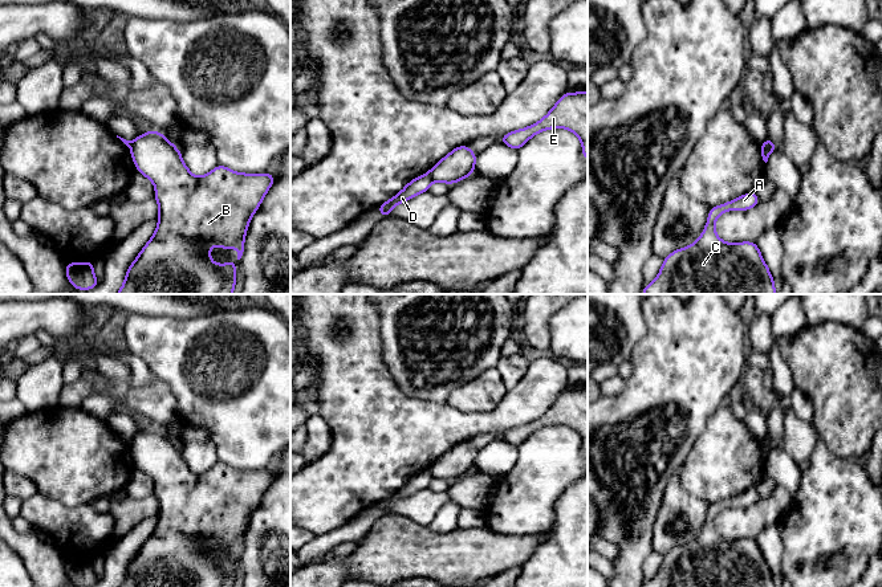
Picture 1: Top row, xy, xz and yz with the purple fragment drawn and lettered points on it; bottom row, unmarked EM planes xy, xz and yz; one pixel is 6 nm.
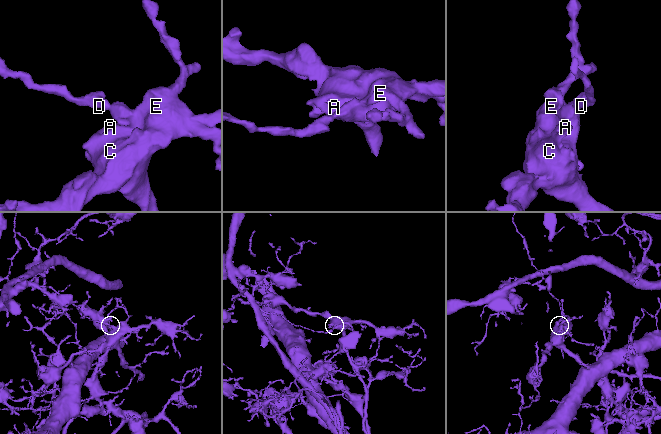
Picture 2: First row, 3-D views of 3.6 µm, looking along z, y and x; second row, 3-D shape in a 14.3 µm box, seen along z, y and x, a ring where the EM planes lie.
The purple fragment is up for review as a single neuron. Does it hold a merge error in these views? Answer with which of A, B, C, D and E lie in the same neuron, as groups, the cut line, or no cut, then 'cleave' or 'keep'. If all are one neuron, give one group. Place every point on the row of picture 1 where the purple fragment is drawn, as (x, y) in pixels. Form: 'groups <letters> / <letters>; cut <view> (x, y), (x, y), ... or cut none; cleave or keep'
groups A B C E / D; cut xz (427, 174), (433, 179); cleave

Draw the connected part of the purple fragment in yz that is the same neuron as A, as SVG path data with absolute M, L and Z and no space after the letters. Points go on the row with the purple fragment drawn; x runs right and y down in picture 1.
M757 193L710 208L696 242L676 249L642 294L776 294L775 281L756 242L728 244L715 233L715 221L727 211L748 211L760 203Z

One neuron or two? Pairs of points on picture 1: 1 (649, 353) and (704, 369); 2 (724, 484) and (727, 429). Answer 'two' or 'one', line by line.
1: one
2: one

